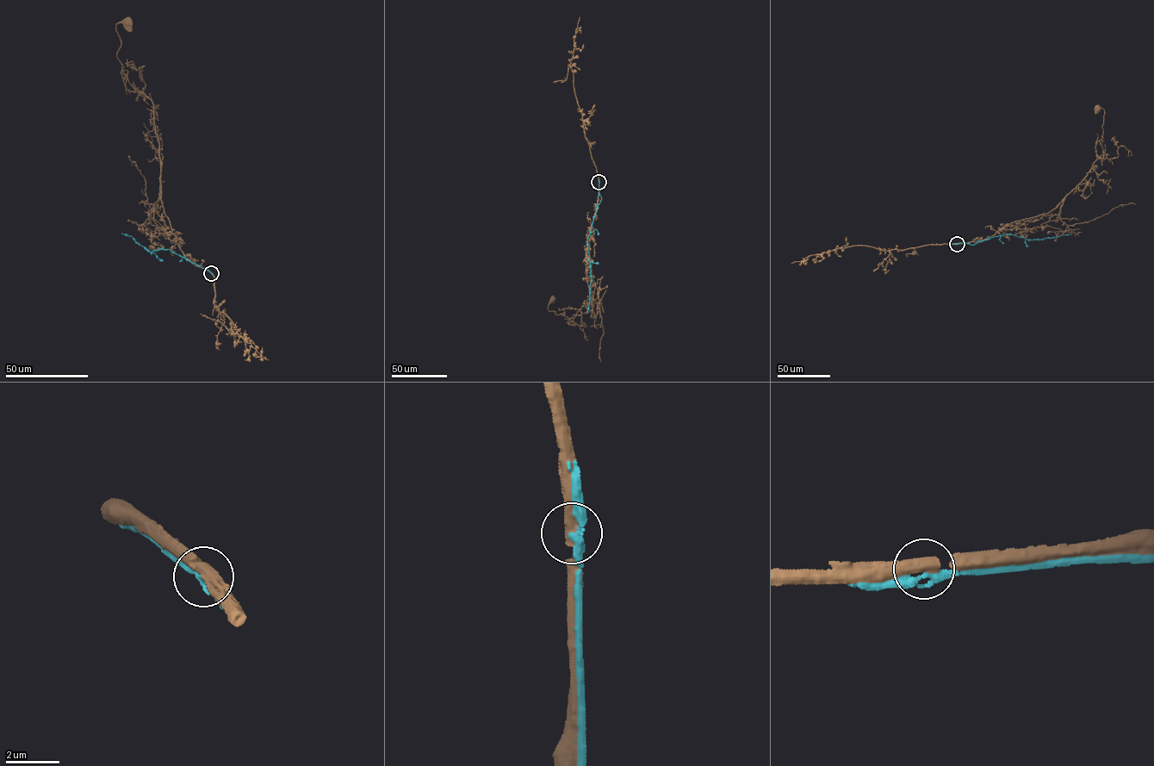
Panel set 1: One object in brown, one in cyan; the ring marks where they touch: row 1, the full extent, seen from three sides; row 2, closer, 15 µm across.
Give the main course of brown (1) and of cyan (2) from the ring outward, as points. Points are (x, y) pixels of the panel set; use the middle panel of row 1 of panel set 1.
1: (598, 182), (597, 208), (589, 233), (592, 278), (590, 294), (573, 318), (549, 310), (553, 300)
2: (598, 182), (601, 201), (587, 239), (592, 282), (586, 314)

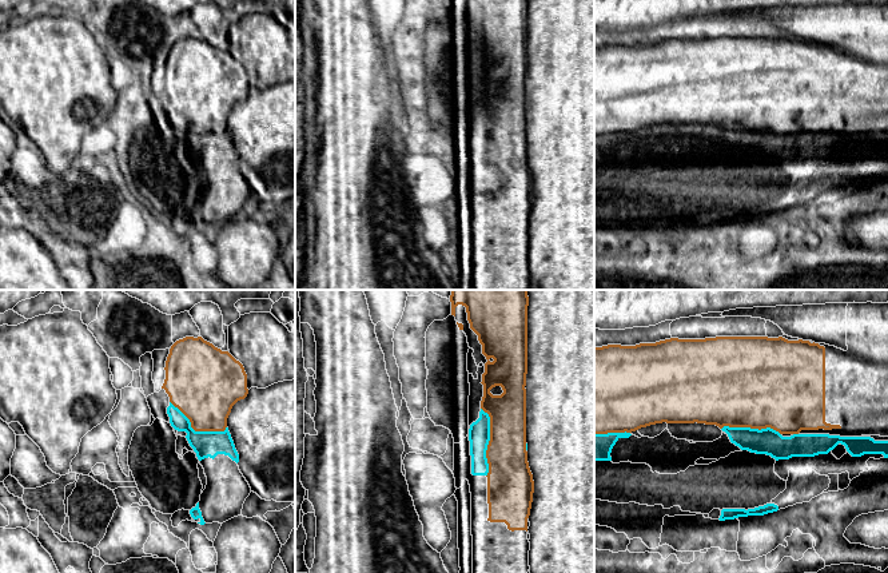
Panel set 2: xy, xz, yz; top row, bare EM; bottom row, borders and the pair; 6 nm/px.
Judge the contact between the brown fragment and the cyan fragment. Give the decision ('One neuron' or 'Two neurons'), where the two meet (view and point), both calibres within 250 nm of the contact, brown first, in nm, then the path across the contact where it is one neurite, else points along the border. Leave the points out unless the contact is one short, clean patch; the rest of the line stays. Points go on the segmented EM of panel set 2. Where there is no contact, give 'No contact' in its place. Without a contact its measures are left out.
Two neurons. Touches brown at xz (489, 442). Thickness 260 nm (brown) against 130 nm

